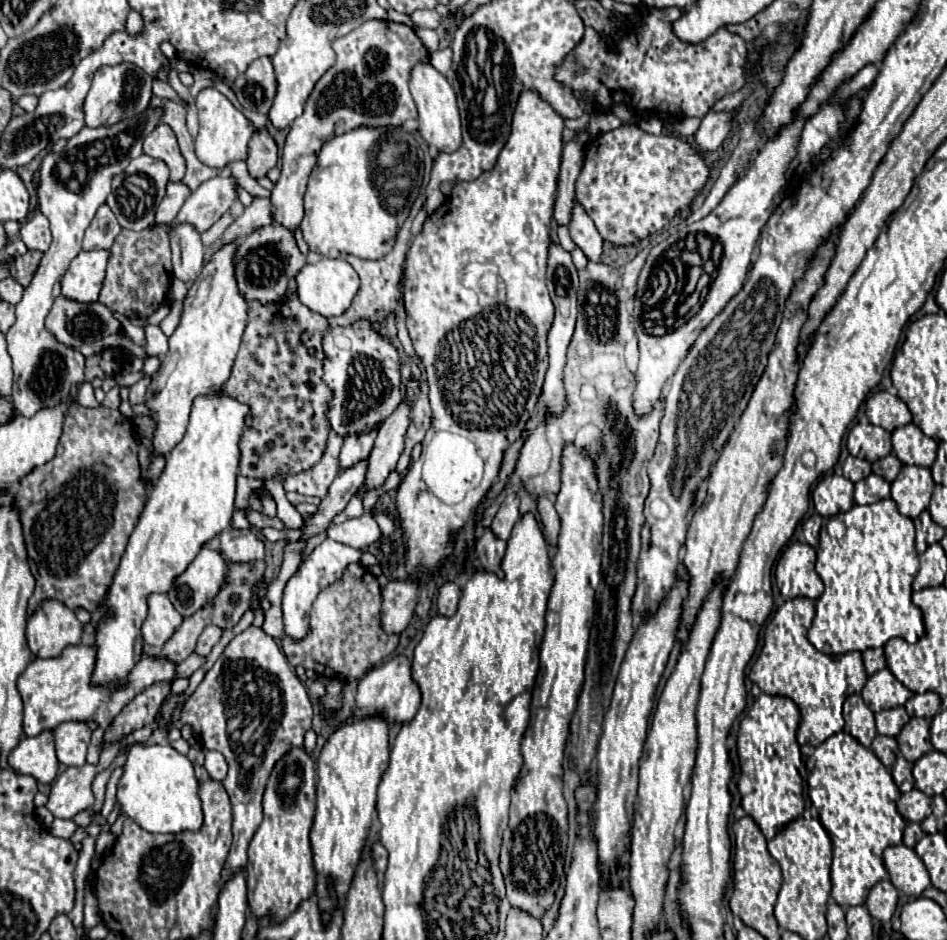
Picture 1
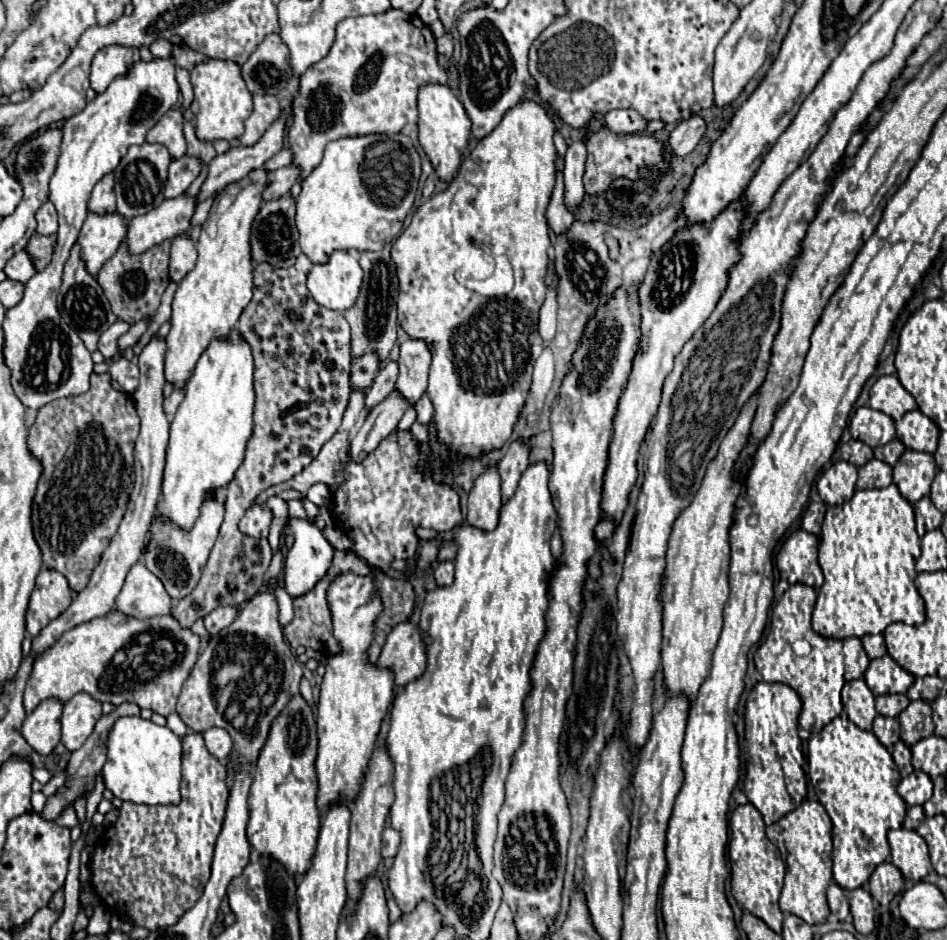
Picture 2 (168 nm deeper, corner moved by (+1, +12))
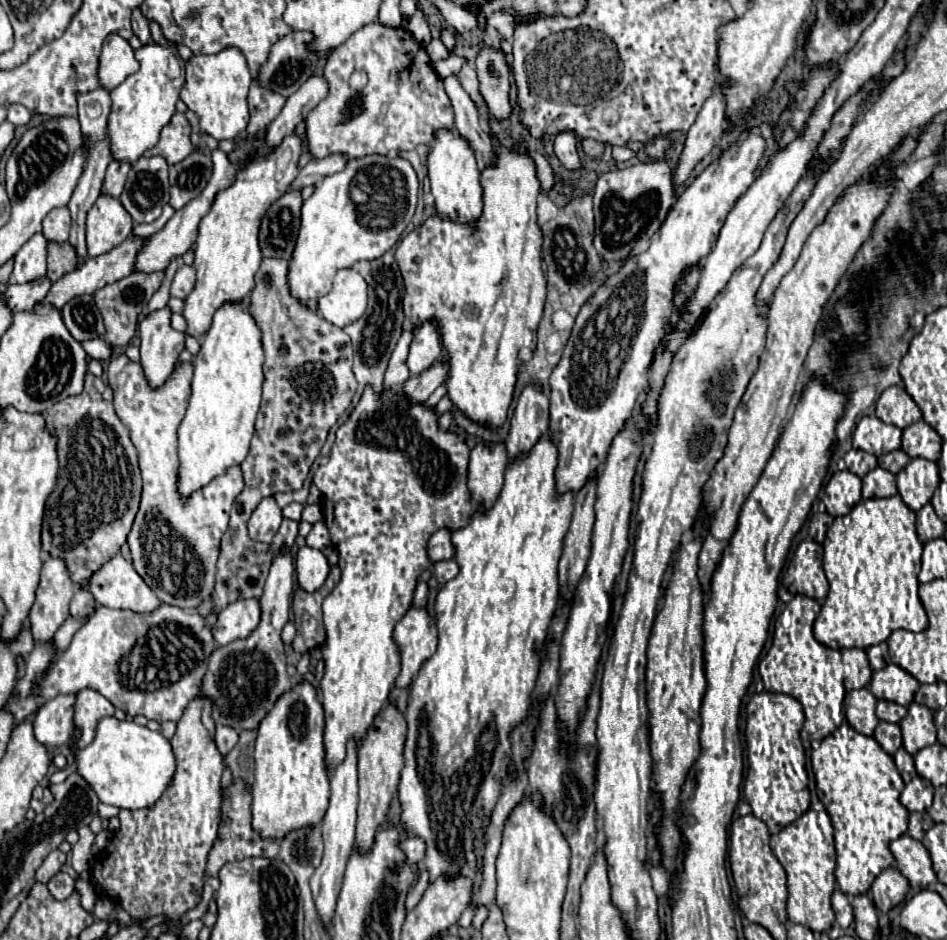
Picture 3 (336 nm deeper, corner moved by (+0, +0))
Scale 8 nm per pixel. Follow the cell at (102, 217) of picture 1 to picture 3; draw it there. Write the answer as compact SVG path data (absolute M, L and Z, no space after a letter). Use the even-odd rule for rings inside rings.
M112 160L112 164L106 170L106 178L104 178L104 188L102 194L118 198L122 194L124 182L126 182L126 174L130 170L130 164L120 164L116 160Z

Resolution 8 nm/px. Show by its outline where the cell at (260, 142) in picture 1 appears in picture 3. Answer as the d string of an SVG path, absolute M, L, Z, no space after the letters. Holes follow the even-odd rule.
M254 80L248 94L250 124L246 128L246 136L256 136L256 132L264 132L270 126L270 122L280 114L280 108L284 108L284 102L286 102L284 96L260 88Z

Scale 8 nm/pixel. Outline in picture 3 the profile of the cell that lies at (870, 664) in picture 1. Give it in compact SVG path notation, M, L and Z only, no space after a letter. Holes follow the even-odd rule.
M886 642L866 648L866 654L868 654L868 660L870 660L872 670L880 670L880 668L884 668L884 666L889 663L888 646Z

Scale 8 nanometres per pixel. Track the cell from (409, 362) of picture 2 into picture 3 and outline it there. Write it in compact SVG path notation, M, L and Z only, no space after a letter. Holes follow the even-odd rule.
M428 322L420 326L416 332L412 344L410 344L410 354L408 354L408 370L412 376L418 376L424 372L424 368L430 368L440 356L444 348L440 344L440 336L436 330L434 322Z

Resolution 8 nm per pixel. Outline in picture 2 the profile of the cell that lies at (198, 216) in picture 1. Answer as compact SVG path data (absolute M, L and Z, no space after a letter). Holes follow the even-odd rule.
M179 196L165 200L159 208L131 218L127 226L125 246L129 254L143 254L145 250L183 234L189 228L189 220L197 204L191 196Z

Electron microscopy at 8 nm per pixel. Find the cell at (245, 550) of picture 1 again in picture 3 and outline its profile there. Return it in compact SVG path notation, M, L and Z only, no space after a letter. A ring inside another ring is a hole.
M264 498L248 520L248 536L256 542L270 544L282 522L282 510L276 506L274 498Z

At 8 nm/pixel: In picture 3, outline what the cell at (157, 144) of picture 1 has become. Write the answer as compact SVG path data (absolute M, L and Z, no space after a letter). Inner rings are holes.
M176 112L170 120L170 124L162 130L160 142L146 150L144 156L164 156L168 164L178 164L192 152L190 142L190 122L182 112Z

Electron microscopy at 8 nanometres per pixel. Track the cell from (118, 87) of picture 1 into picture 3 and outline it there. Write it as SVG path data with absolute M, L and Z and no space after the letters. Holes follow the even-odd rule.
M110 34L104 40L104 46L100 52L100 64L98 64L100 86L108 88L108 92L110 92L112 88L116 88L126 76L130 76L138 68L140 66L134 58L134 50L130 48L130 44L124 38Z

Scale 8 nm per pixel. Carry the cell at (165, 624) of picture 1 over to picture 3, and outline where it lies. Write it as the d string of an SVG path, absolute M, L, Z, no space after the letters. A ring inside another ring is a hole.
M116 554L90 578L90 592L98 604L114 610L144 614L154 612L160 606L158 596L122 554Z

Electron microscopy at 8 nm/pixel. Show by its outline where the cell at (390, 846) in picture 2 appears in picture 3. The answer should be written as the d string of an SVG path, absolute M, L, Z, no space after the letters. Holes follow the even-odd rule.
M406 838L398 846L406 854L406 858L412 866L416 866L424 856L424 840L420 840L420 838Z

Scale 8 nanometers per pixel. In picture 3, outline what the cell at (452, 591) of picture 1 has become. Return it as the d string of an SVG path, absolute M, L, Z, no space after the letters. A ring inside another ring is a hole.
M454 560L438 562L438 564L434 564L434 576L436 576L438 584L444 586L448 580L452 580L452 578L458 576L458 564Z

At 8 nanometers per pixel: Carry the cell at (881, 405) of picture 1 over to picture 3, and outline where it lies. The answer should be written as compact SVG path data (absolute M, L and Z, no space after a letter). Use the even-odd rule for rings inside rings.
M890 386L876 400L876 416L882 422L892 424L902 430L902 428L918 422L922 418L922 412L916 406L916 402L906 394L904 388Z

